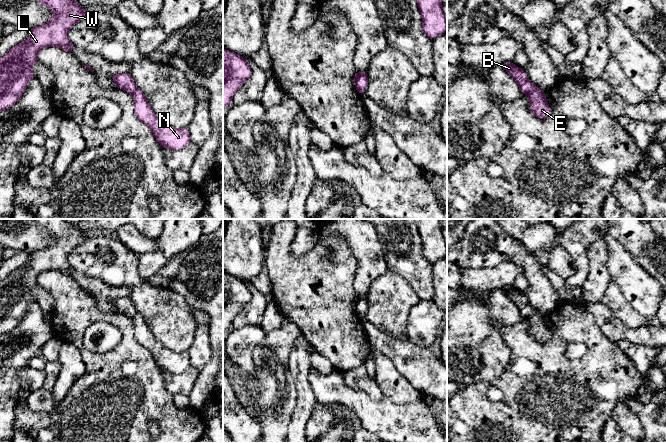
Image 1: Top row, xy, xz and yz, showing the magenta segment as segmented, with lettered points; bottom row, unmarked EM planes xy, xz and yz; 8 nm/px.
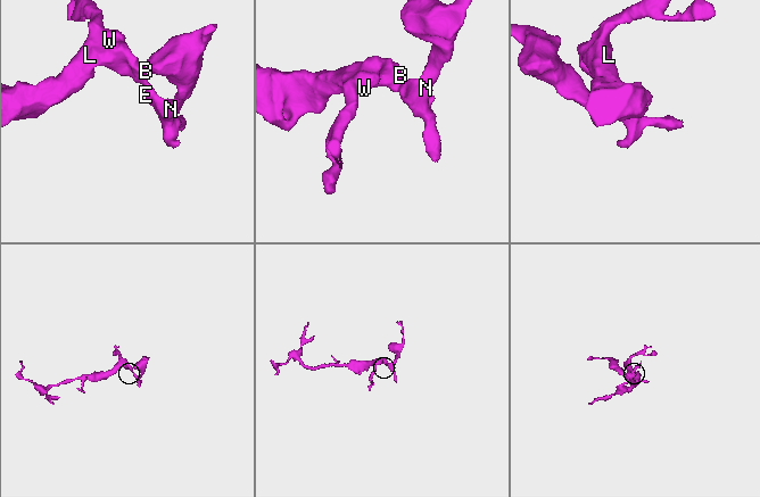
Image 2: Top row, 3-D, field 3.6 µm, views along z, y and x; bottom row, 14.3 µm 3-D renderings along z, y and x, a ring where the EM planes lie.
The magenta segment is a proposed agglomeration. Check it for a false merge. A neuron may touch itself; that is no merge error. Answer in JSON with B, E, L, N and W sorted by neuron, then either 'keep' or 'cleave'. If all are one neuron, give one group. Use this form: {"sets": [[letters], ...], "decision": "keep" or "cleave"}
{"sets": [["B", "L", "W"], ["E", "N"]], "decision": "cleave"}

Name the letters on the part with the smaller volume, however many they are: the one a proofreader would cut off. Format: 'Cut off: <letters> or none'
Cut off: E, N

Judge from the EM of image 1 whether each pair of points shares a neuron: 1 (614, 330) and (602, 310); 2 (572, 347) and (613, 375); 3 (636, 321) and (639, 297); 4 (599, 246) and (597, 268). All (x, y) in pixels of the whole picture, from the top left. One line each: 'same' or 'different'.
1: same
2: different
3: different
4: same

